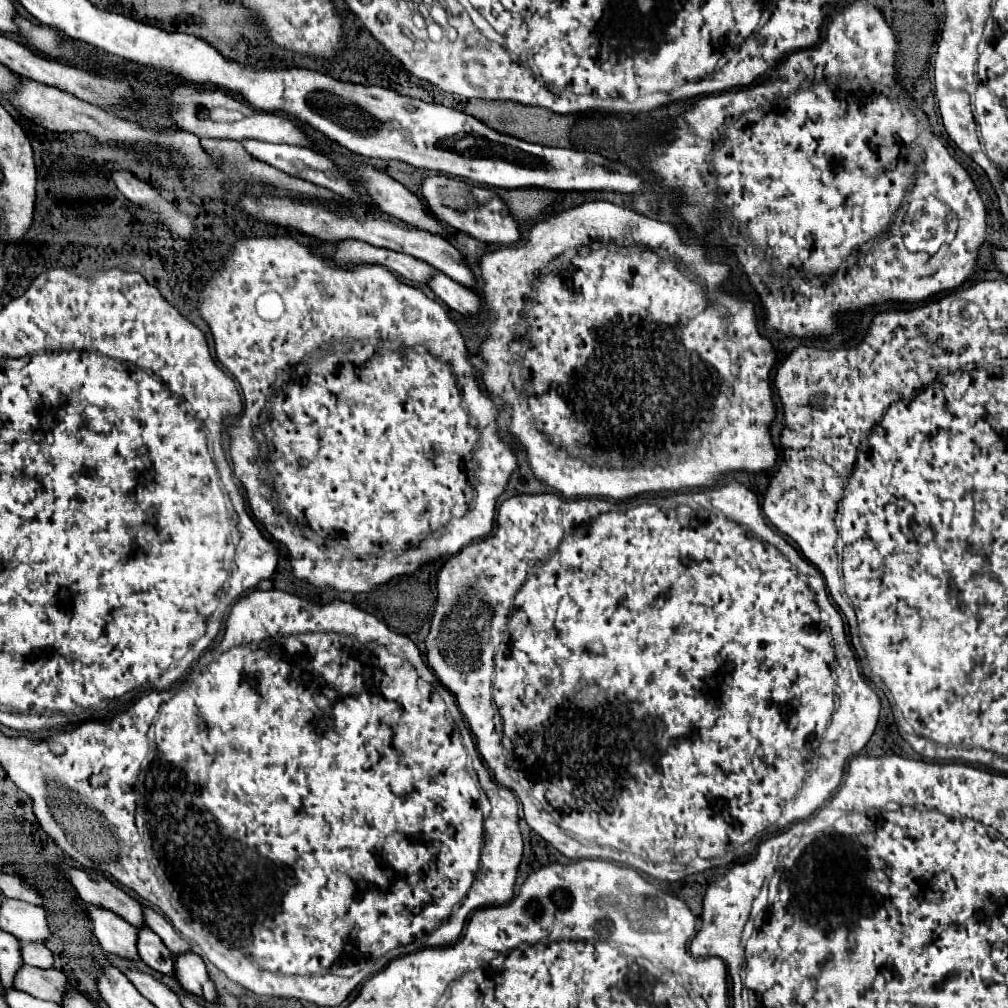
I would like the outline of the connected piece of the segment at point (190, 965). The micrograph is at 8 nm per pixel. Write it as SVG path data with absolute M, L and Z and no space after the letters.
M193 952L177 954L175 956L175 976L187 992L203 996L209 1002L217 1000L215 986L209 980L209 974L205 970L205 964L203 964L201 956L197 956Z

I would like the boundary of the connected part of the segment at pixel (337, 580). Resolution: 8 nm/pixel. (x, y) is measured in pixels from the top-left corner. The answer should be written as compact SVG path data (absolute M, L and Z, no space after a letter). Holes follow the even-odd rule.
M243 238L243 240L239 240L239 242L235 244L235 250L233 250L233 252L231 252L225 260L223 260L223 270L219 270L219 274L215 274L215 276L207 282L207 286L205 286L203 294L201 294L201 300L199 300L199 308L201 308L201 316L203 316L203 318L207 320L207 324L211 326L211 332L213 332L213 338L215 338L215 352L217 352L219 362L221 362L225 368L229 368L229 370L233 372L233 376L239 380L241 390L243 390L243 404L245 404L245 412L243 412L243 416L241 416L241 418L237 418L237 420L235 420L235 426L231 426L231 436L233 436L233 440L231 440L231 458L233 458L233 464L235 464L235 476L239 478L239 482L241 482L241 486L243 486L243 490L245 490L245 496L247 496L247 500L249 500L249 506L251 506L251 510L253 510L255 518L257 518L257 520L261 520L261 522L265 524L267 532L269 532L275 540L279 540L279 542L287 548L287 554L289 554L289 558L291 558L291 566L293 566L293 572L295 572L295 576L297 576L297 578L305 578L305 580L309 580L311 584L315 584L317 588L335 586L337 590L343 590L343 592L355 592L355 594L357 594L357 592L369 592L371 588L375 588L375 586L379 586L379 584L389 582L393 576L411 574L411 572L413 572L415 568L419 568L423 562L429 562L429 560L439 558L439 556L443 556L443 554L455 554L455 552L457 552L457 550L461 550L463 546L471 544L473 540L485 538L485 536L491 532L491 528L493 528L493 518L495 518L495 502L497 502L497 498L503 494L503 490L505 490L505 486L507 486L507 480L509 480L511 472L513 472L513 470L515 470L515 466L517 466L517 460L515 460L515 454L513 454L511 446L509 446L509 444L501 444L501 442L499 442L499 438L497 438L497 432L495 432L495 416L497 416L497 408L493 406L493 402L491 402L487 396L483 396L483 394L477 390L475 372L473 372L471 362L467 360L467 348L465 348L463 336L461 336L459 328L455 326L455 322L453 322L453 320L447 316L447 312L441 308L441 304L437 304L435 300L427 298L427 296L425 296L419 288L409 286L409 284L403 284L403 282L401 282L401 280L399 280L393 272L389 272L389 270L387 270L387 268L383 268L383 266L351 266L351 268L325 266L325 262L323 262L319 256L315 256L309 248L305 248L305 246L297 244L293 238ZM341 338L345 338L345 342L347 342L347 344L329 344L329 346L335 346L335 348L333 348L333 352L323 354L323 350L321 350L321 342L341 342ZM349 338L371 338L373 342L371 342L371 340L365 340L365 342L353 340L353 342L349 342ZM387 340L399 340L399 342L405 342L405 346L410 346L412 348L405 348L403 344L401 344L401 346L395 346L393 342L387 342ZM287 362L299 362L299 364L297 364L297 366L293 366L287 374L283 374L283 372L285 372L285 364L287 364ZM277 374L283 374L283 378L279 378L279 380L277 380L277 384L275 384L275 388L273 388L271 384L273 384L273 378L277 378ZM475 458L477 458L477 478L473 478L473 470L469 470L469 468L471 468L471 466L469 466L469 462L471 462L471 460L475 462ZM471 480L475 482L475 492L477 492L473 502L469 502L469 500L473 498ZM283 514L287 514L287 516L295 518L295 520L297 520L297 522L301 522L301 524L309 524L309 526L317 532L317 536L325 542L325 545L316 541L315 533L309 527L299 526L299 524L291 521ZM423 538L425 538L425 542L421 542L421 546L417 546L417 548L413 546L413 550L401 550L401 548L407 548L407 546L411 546L411 544L415 544L415 542L419 542L419 540L423 540ZM341 544L343 544L343 546L345 546L351 554L367 557L349 558L349 554L341 554Z

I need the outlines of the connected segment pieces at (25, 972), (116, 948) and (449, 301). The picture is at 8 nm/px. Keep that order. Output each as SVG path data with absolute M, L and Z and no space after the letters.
M23 964L13 978L13 984L17 990L23 990L35 998L53 1000L53 1002L61 1002L65 982L67 982L67 978L63 972L59 972L55 968L37 970L29 964Z
M85 904L85 910L93 922L93 934L97 936L99 944L105 952L117 954L127 960L139 960L135 942L137 942L137 928L129 926L123 918L117 918L111 910L101 910L99 906Z
M435 270L431 274L427 286L435 292L437 298L441 298L449 308L457 310L459 314L463 314L463 316L477 314L477 310L479 310L477 294L471 288L467 288L467 286L455 282L453 278L449 278L447 274Z

